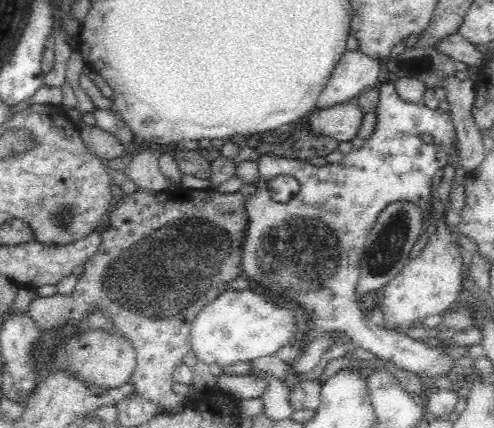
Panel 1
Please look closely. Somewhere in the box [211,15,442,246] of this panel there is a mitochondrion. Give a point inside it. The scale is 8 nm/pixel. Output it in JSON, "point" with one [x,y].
{"point":[418,69]}

